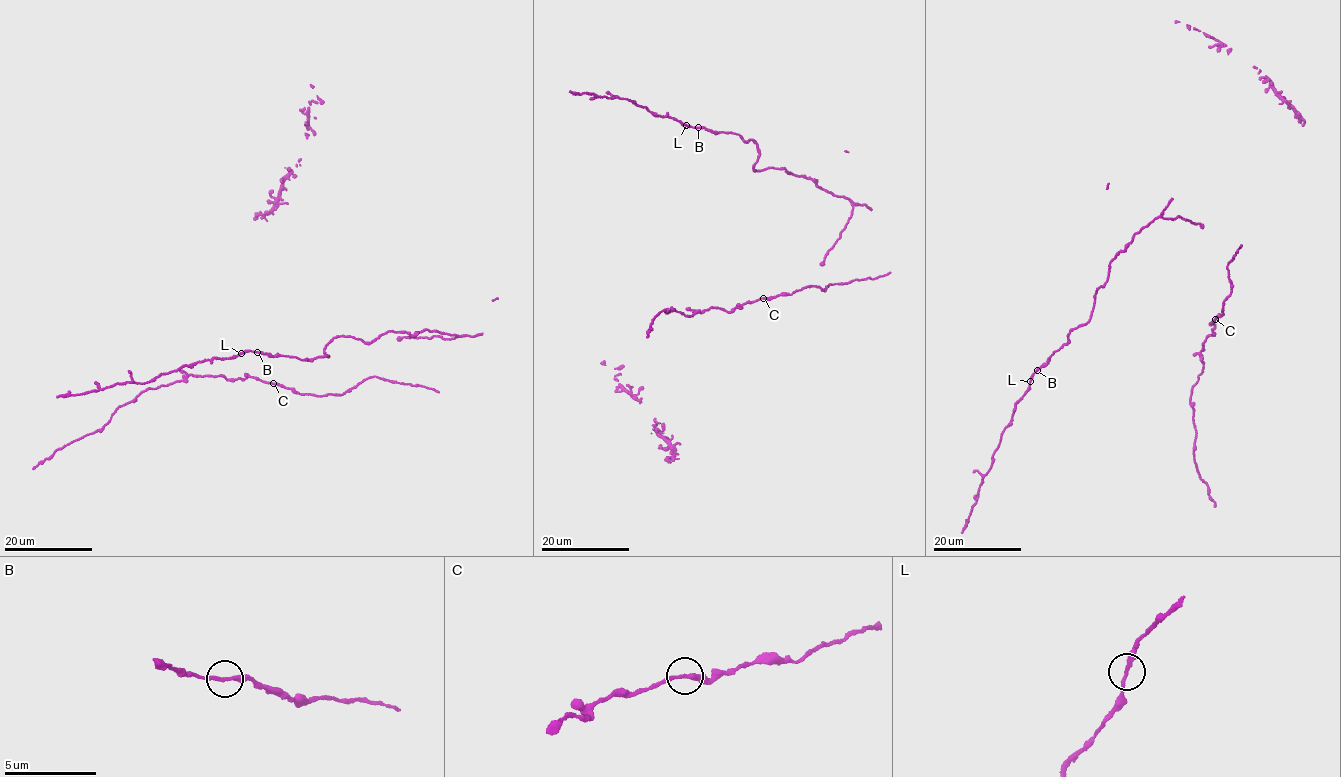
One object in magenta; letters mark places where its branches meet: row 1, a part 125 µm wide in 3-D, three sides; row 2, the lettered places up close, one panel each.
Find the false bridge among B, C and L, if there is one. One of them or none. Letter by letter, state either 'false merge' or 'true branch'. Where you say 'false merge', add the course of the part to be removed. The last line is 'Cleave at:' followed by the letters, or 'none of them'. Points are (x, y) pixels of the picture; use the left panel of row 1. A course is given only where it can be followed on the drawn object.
B: true branch
C: true branch
L: true branch
Cleave at: none of them

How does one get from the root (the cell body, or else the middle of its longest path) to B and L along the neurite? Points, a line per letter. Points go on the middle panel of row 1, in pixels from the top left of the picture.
B: (845, 227), (851, 216), (848, 198), (785, 169), (754, 171), (759, 153), (753, 140), (698, 127)
L: (845, 227), (851, 216), (848, 198), (785, 169), (754, 171), (759, 153), (752, 139), (686, 125)

